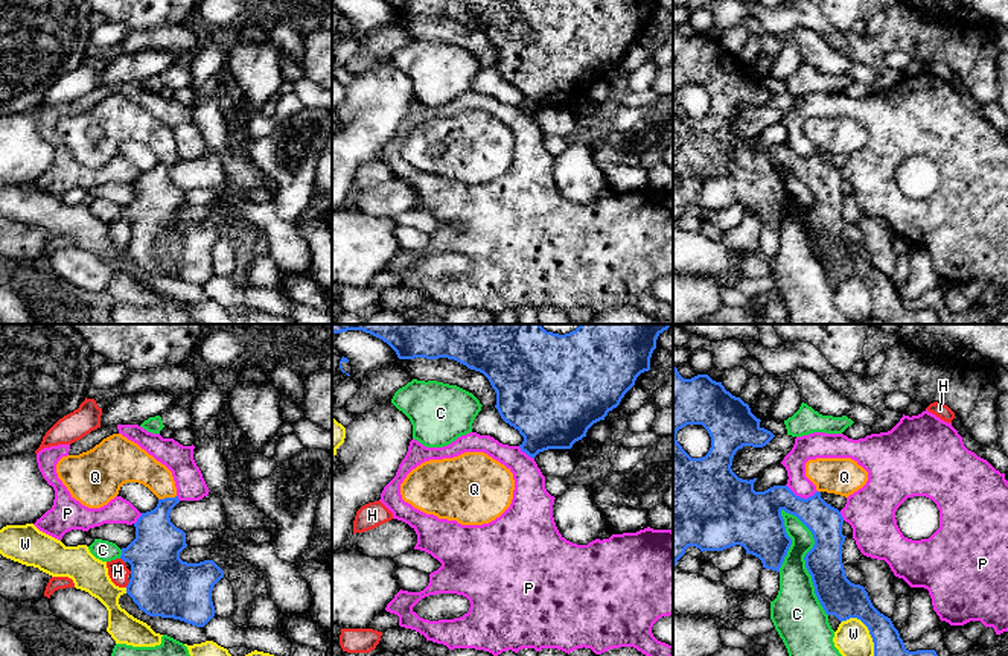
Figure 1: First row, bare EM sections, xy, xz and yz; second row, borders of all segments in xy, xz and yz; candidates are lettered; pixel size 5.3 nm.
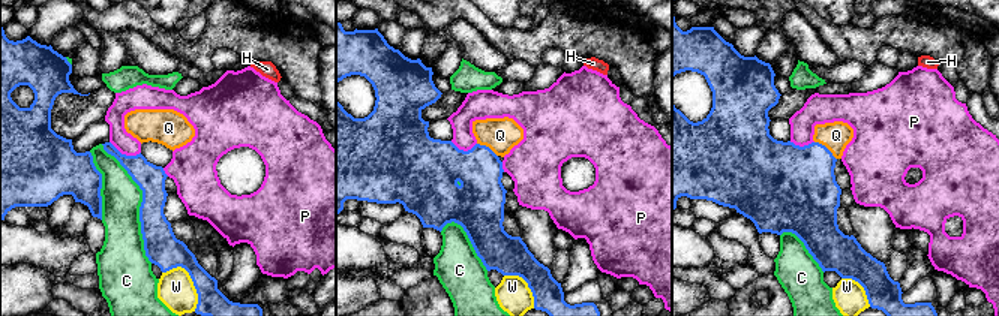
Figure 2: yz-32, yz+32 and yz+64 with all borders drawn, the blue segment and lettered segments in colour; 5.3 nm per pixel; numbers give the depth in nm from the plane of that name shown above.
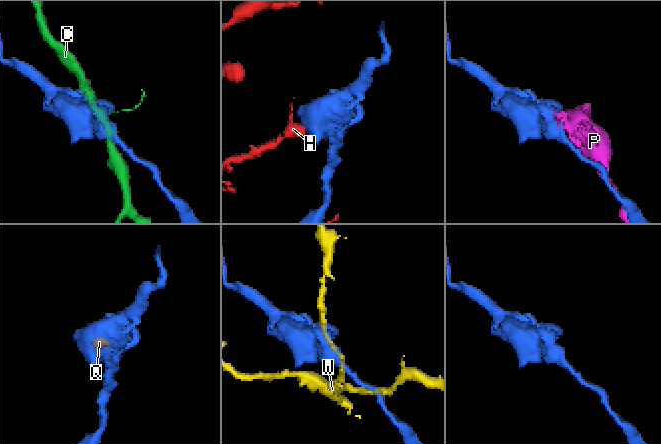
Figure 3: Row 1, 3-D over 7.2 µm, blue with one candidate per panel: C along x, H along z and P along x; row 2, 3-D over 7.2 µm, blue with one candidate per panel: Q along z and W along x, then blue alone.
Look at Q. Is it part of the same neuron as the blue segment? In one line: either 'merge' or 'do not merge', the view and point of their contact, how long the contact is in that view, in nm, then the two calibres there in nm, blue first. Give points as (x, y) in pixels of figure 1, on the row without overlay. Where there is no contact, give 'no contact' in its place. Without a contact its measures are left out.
merge; meets blue in xy at (166, 157); contact 100 nm long; 240 nm thick on the blue side, 190 nm on the other

